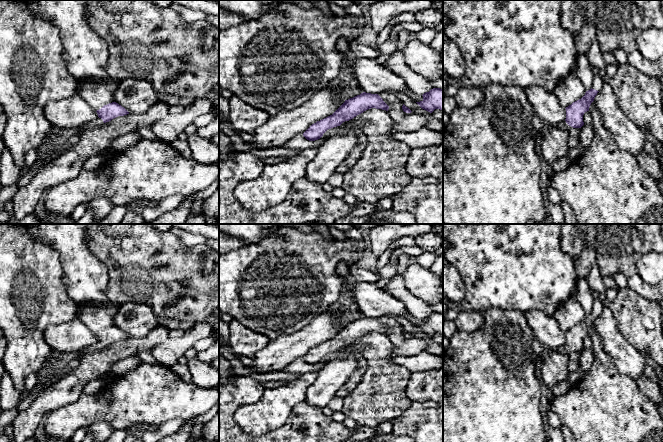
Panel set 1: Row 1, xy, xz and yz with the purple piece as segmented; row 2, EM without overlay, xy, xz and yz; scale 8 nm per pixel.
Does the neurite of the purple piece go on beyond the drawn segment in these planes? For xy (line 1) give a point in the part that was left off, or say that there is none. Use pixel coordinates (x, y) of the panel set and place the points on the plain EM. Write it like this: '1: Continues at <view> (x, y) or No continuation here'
1: Continues at xy (98, 346)

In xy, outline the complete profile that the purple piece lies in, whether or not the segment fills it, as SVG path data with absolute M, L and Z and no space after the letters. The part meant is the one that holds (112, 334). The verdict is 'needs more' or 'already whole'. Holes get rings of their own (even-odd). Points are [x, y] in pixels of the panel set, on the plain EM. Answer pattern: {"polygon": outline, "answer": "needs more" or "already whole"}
{"polygon": "M112 326L103 330L98 330L94 332L94 334L97 336L98 342L81 350L80 356L86 353L92 353L97 350L102 350L104 347L109 346L118 340L124 340L129 338L129 336L124 331L116 326Z", "answer": "needs more"}

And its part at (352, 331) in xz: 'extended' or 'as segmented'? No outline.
as segmented

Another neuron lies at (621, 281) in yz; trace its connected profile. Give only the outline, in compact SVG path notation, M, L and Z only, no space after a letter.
M617 273L613 278L619 289L628 287L628 278L626 278L623 274Z

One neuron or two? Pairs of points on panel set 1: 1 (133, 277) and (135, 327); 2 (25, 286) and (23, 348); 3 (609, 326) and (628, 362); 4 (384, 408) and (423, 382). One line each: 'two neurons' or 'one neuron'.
1: two neurons
2: one neuron
3: one neuron
4: two neurons

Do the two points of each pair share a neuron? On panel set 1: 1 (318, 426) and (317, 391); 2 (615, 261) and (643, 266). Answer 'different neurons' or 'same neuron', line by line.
1: different neurons
2: different neurons

